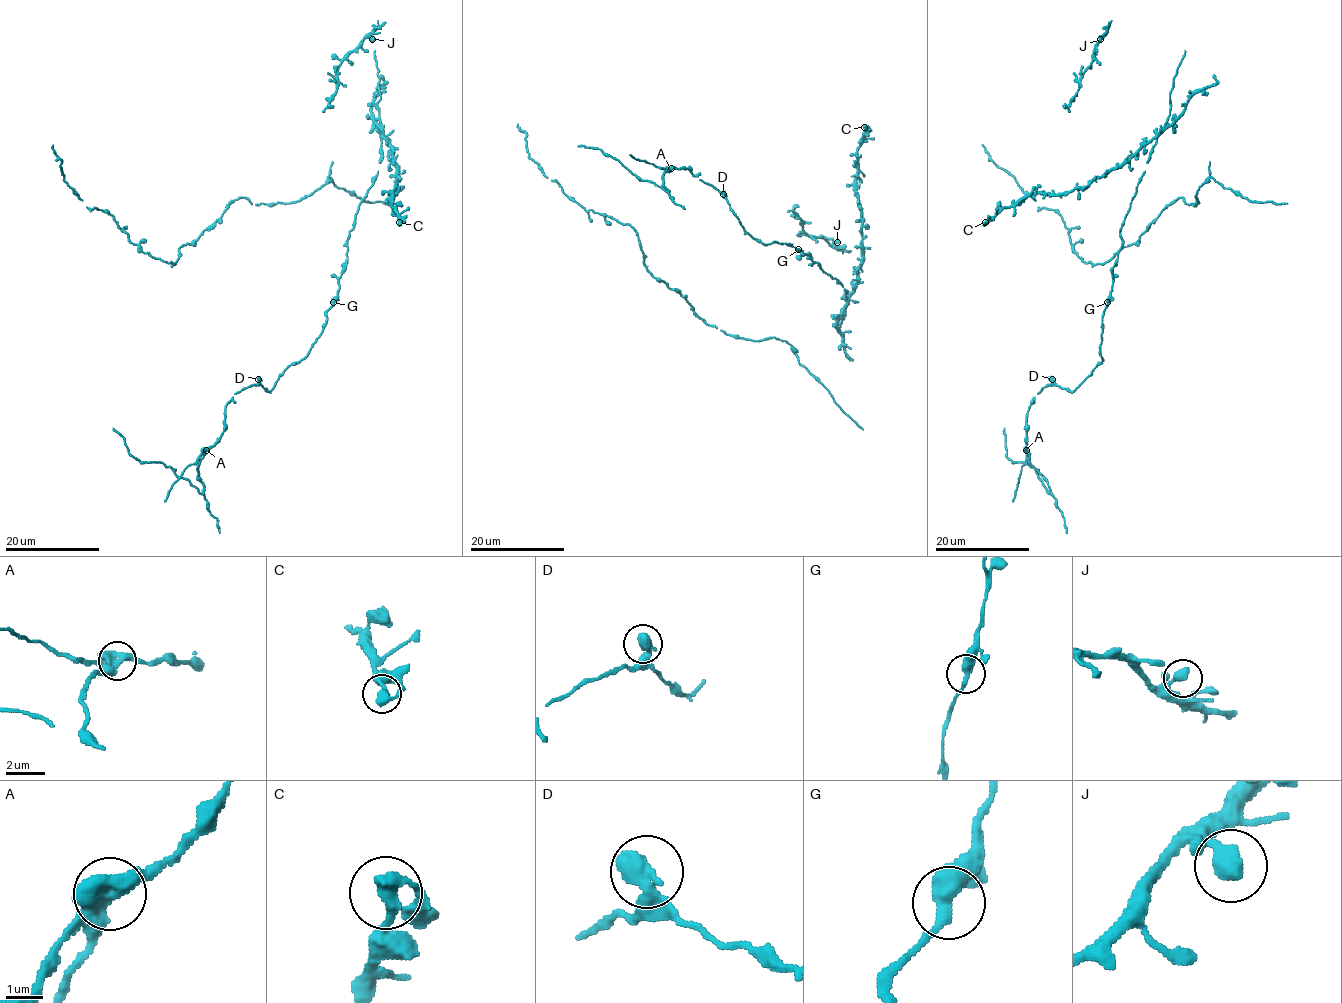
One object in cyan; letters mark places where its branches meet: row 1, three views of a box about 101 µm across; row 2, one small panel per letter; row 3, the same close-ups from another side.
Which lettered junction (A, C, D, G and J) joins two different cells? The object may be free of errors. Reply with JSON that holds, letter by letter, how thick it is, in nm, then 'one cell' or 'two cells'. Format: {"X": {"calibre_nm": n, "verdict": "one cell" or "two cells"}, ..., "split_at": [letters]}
{"A": {"calibre_nm": 480, "verdict": "two cells"}, "C": {"calibre_nm": 380, "verdict": "one cell"}, "D": {"calibre_nm": 650, "verdict": "one cell"}, "G": {"calibre_nm": 440, "verdict": "one cell"}, "J": {"calibre_nm": 400, "verdict": "one cell"}, "split_at": ["A"]}

